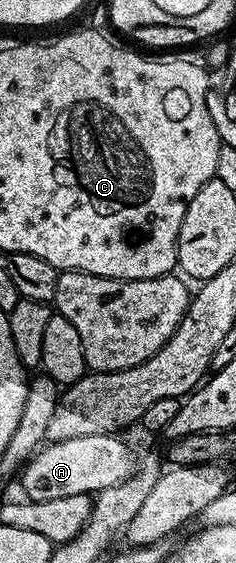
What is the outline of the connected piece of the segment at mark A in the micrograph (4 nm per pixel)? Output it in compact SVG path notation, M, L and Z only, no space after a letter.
M116 433L82 435L82 439L51 441L37 449L36 454L24 466L18 480L24 488L23 496L29 501L63 499L69 495L87 493L95 495L106 487L118 487L136 472L138 457Z

